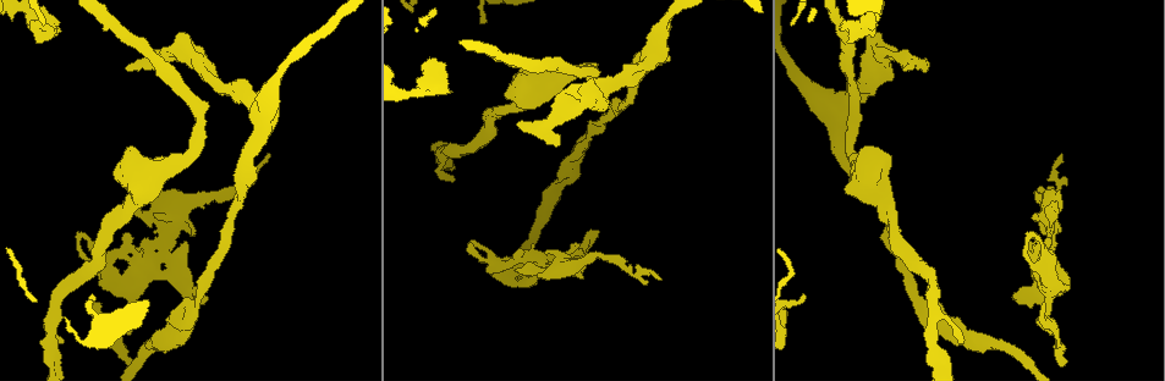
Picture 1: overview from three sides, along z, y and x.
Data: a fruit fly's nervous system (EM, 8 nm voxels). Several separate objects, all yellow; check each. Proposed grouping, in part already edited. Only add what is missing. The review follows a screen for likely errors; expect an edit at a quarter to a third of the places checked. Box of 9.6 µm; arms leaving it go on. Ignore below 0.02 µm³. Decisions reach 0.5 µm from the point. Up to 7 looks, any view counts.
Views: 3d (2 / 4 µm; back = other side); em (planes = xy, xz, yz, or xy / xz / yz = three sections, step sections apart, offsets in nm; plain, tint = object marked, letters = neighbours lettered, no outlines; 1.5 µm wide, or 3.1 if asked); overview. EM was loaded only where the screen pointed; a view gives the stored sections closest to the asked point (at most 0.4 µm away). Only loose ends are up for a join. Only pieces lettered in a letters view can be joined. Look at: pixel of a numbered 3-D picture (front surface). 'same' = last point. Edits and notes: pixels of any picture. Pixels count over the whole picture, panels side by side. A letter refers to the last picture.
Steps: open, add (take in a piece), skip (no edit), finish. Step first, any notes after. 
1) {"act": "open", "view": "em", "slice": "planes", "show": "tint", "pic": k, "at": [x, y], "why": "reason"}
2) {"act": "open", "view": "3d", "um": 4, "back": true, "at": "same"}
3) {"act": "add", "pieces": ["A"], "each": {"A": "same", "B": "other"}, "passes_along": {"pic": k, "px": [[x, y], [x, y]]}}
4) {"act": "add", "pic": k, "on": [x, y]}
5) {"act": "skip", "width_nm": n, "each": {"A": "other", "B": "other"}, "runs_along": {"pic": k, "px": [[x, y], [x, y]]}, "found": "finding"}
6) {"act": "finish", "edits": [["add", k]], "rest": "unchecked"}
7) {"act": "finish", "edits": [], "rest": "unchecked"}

{"act": "open", "view": "em", "slice": "xz", "step": 8, "show": "tint", "pic": 1, "at": [80, 254], "why": "free end"}

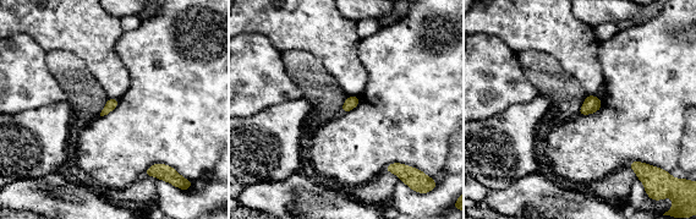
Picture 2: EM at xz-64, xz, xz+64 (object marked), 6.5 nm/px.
{"act": "open", "view": "em", "slice": "planes", "show": "letters", "at": "same", "why": "cut it another way"}

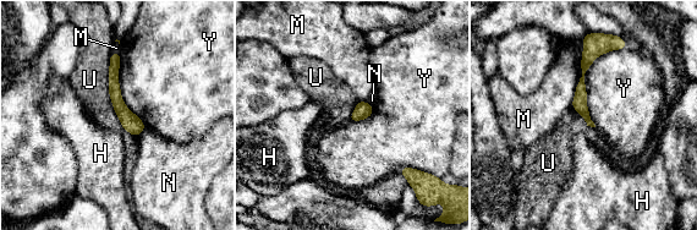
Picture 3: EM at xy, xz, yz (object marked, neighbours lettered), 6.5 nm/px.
{"act": "skip", "each": {"H": "other", "M": "other", "N": "other", "U": "other", "Y": "other"}, "border": {"pic": 3, "px": [[625, 47], [585, 74], [596, 126]]}, "found": "no lettered piece goes on from it"}

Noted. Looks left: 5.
{"act": "open", "view": "em", "slice": "planes", "show": "plain", "pic": 1, "at": [1030, 243], "why": "an open end"}

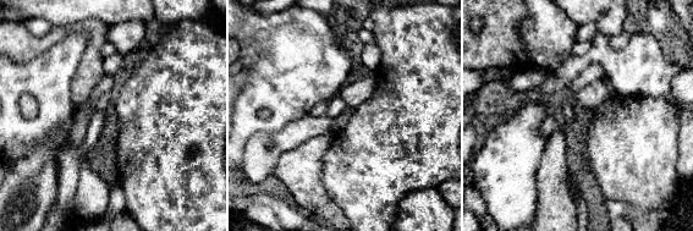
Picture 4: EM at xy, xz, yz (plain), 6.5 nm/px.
{"act": "open", "view": "em", "slice": "planes", "show": "tint", "at": "same"}

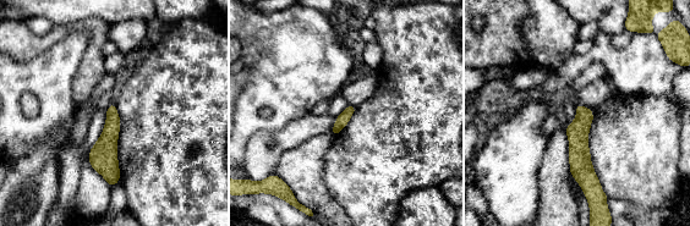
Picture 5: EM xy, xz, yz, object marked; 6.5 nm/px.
{"act": "open", "view": "em", "slice": "planes", "show": "letters", "at": "same"}

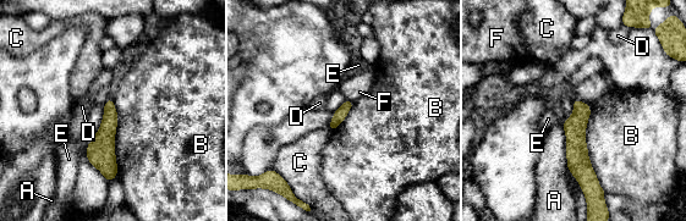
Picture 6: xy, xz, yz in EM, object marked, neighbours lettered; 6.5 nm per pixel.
{"act": "skip", "longest_contact_nm": ["B", 600], "each": {"A": "other", "B": "other", "C": "other", "D": "other", "E": "other", "F": "other"}, "border": {"pic": 6, "px": [[588, 105], [587, 156], [603, 191]]}, "found": "no lettered piece goes on from it"}

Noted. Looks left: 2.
{"act": "open", "view": "em", "slice": "xz", "step": 8, "show": "tint", "pic": 1, "at": [927, 63], "why": "an open end"}

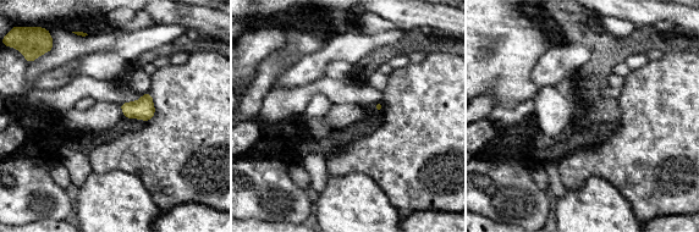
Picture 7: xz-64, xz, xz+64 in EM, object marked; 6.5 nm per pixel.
{"act": "open", "view": "em", "slice": "planes", "show": "letters", "at": "same", "why": "another direction"}

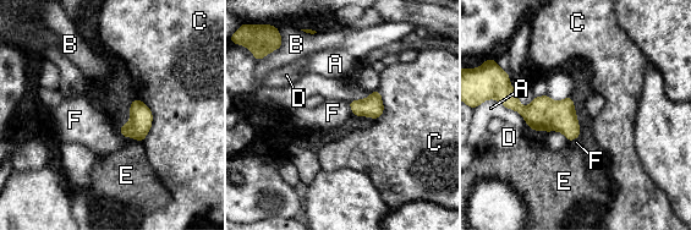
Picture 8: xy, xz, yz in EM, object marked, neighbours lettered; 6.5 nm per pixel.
{"act": "skip", "each": {"A": "other", "B": "other", "C": "other", "D": "other", "E": "other", "F": "other"}, "border": {"pic": 8, "px": [[346, 102], [354, 114]]}, "found": "no lettered piece goes on from it"}

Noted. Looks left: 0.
{"act": "finish", "edits": [], "rest": "unchecked"}

